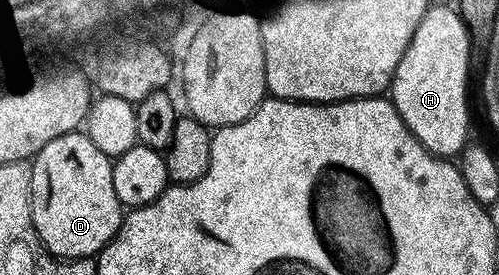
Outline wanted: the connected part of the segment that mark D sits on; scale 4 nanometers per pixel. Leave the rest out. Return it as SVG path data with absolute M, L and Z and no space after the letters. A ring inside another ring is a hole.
M76 131L63 134L57 139L53 139L52 142L47 143L45 147L41 147L39 153L36 153L33 160L30 162L30 166L31 214L33 215L33 227L37 231L41 243L51 252L51 256L60 259L78 259L81 257L94 258L96 255L102 253L103 248L115 238L115 232L123 225L123 218L125 216L125 206L117 199L117 190L113 188L112 158L107 157L105 151L101 151L101 147L97 147L97 143L93 143L93 139L87 137L86 132Z

